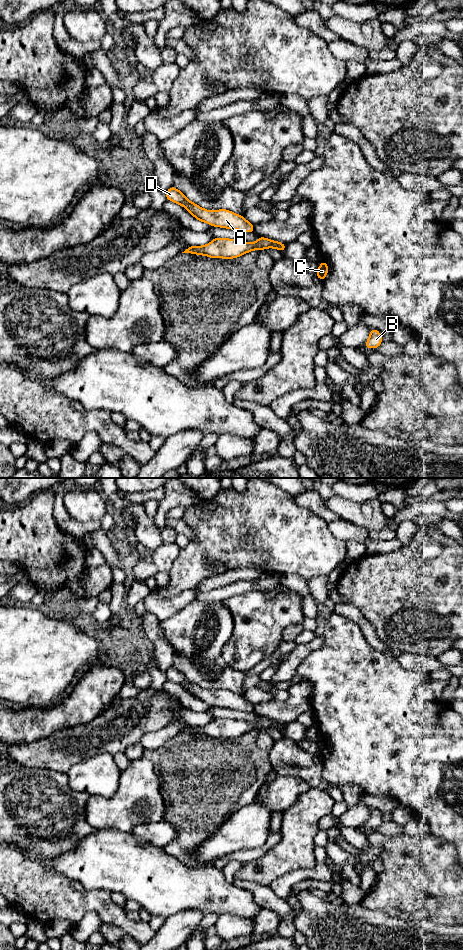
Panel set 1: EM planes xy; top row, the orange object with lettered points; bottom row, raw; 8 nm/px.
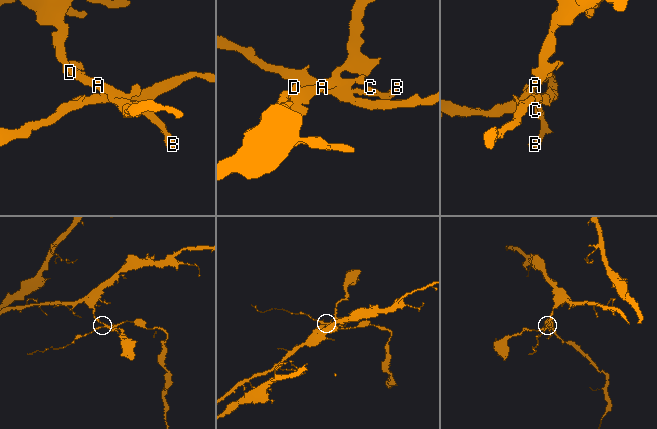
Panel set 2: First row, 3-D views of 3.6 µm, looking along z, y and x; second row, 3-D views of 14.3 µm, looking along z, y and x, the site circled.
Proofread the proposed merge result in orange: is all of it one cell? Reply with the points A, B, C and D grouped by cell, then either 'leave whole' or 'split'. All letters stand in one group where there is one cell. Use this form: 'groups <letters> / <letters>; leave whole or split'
groups A D / B C; split

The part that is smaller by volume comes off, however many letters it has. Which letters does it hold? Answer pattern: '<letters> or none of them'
B, C

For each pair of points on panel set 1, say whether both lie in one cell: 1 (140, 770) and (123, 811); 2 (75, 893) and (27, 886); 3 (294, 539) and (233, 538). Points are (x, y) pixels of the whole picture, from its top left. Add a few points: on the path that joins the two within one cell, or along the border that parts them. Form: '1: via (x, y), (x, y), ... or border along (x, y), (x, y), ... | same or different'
1: via (139, 780), (138, 796), (133, 801) | same
2: via (63, 893), (42, 893), (39, 890) | same
3: via (279, 538), (248, 538) | same

